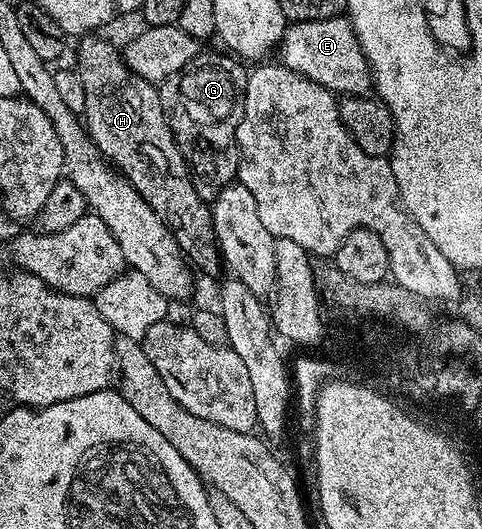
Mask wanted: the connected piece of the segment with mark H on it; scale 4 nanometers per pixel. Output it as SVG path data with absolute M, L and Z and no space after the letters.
M88 33L78 40L79 52L75 55L74 66L81 77L81 85L85 89L85 109L82 118L88 135L99 150L100 156L123 178L130 181L133 189L141 193L141 197L165 221L165 225L173 233L177 245L183 250L190 266L196 272L204 271L207 275L215 275L221 271L219 245L215 240L215 226L211 220L211 209L208 200L197 193L195 181L183 159L181 149L169 129L169 121L163 112L161 97L156 84L145 81L145 77L137 77L123 62L120 48L101 40L95 33Z

